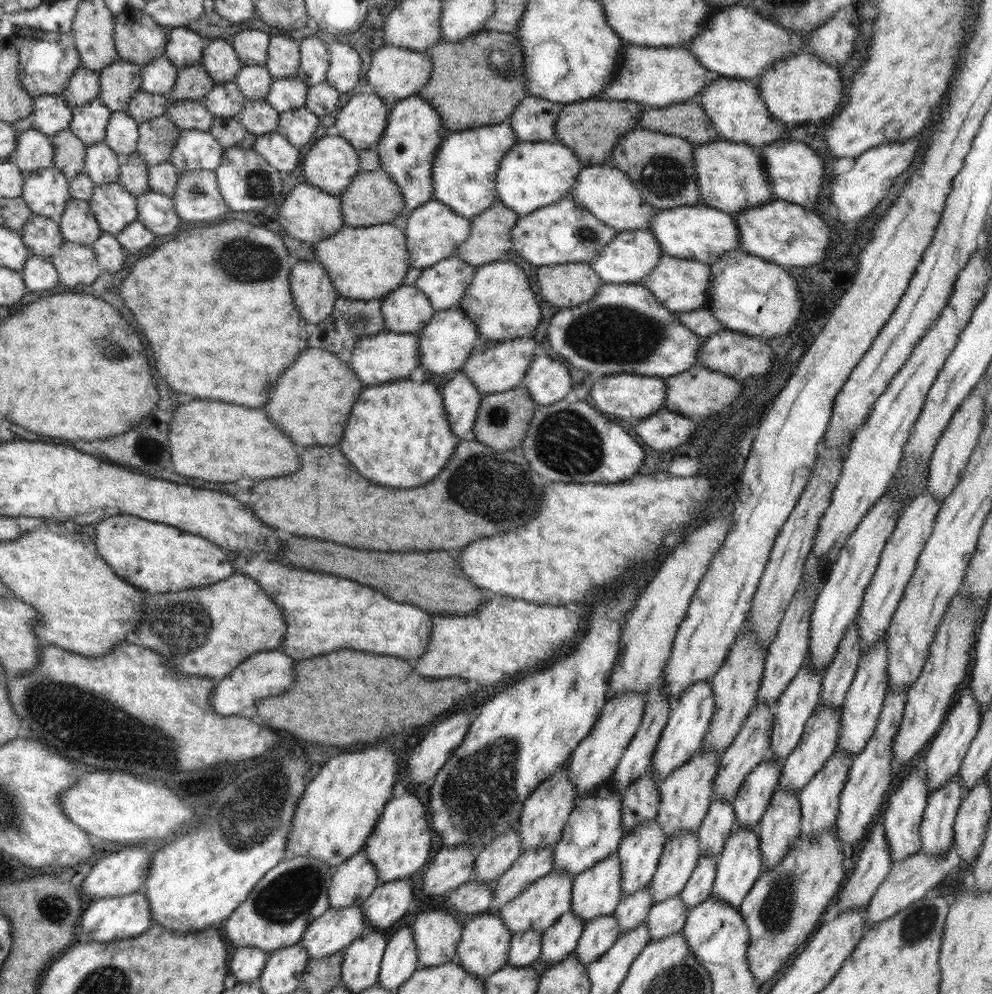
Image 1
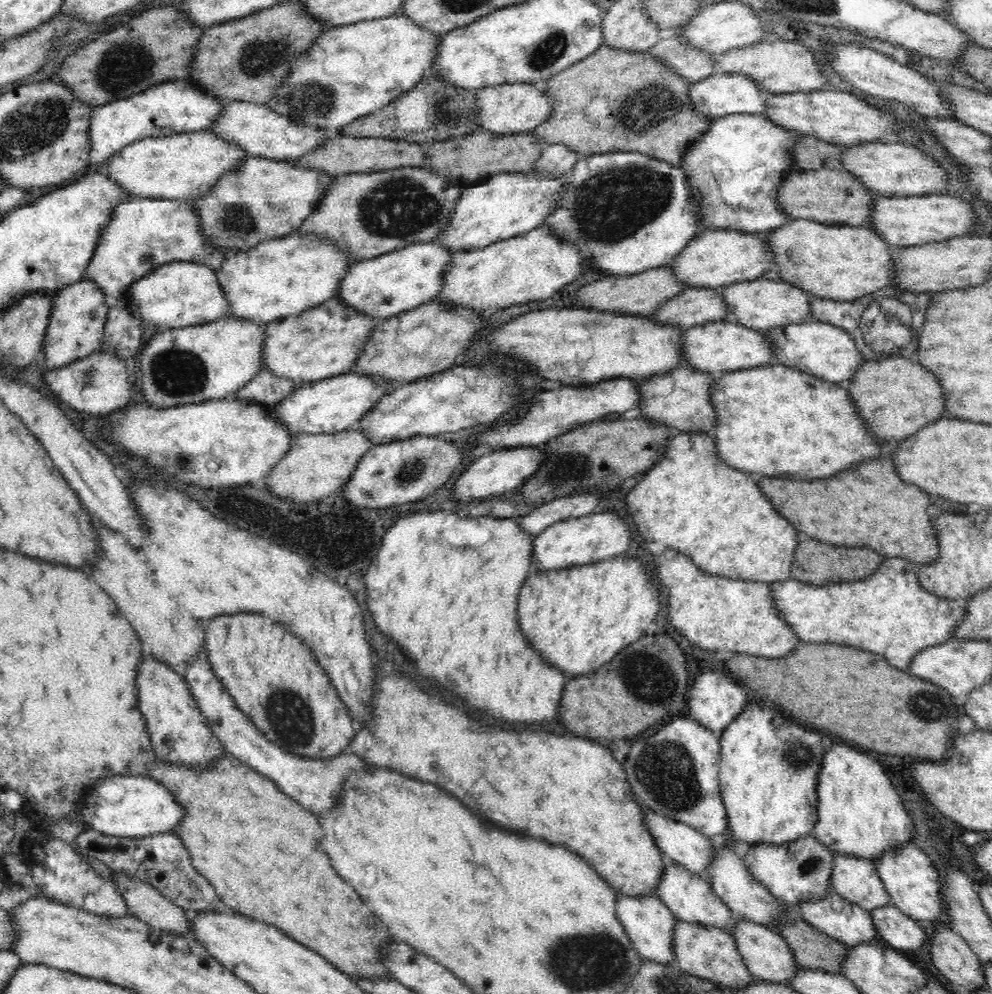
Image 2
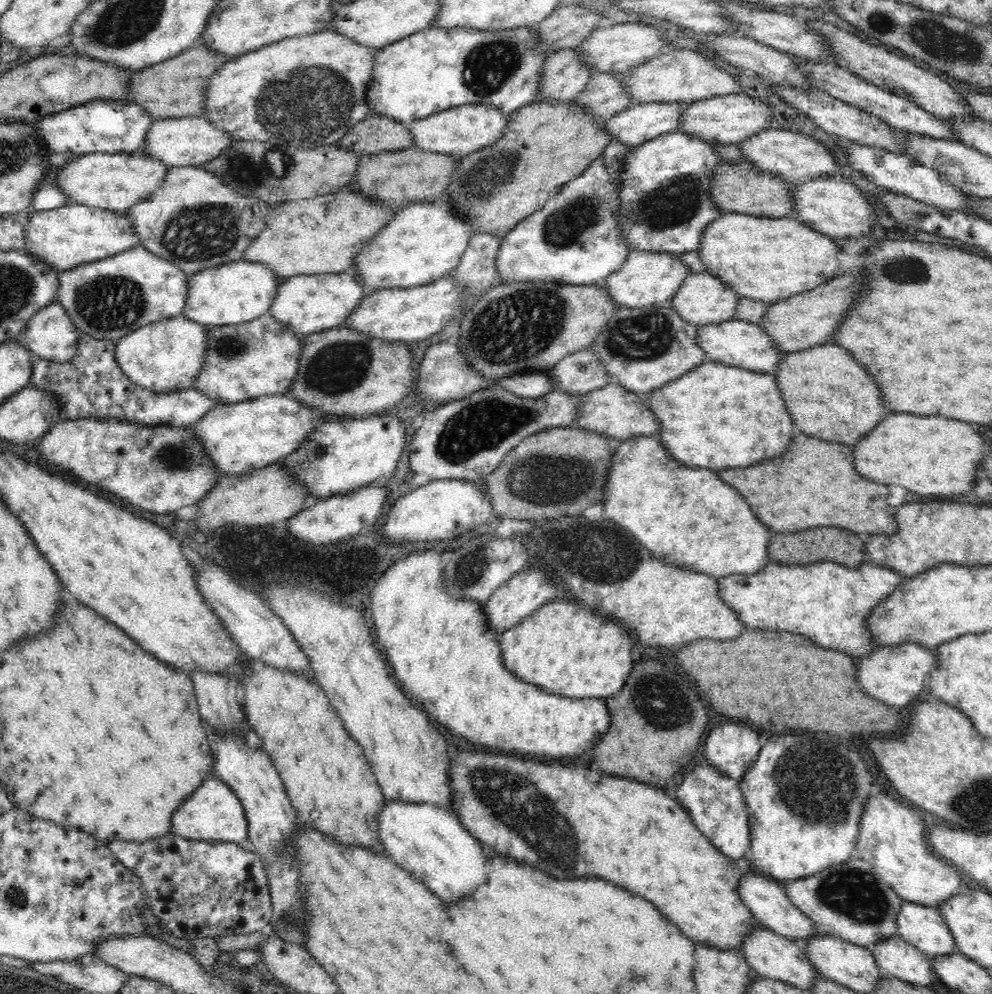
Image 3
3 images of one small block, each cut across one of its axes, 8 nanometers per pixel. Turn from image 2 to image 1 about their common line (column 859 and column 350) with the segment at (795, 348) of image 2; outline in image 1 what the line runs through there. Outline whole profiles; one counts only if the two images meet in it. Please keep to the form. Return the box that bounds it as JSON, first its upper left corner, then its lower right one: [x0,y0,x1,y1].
[347,331,420,387]

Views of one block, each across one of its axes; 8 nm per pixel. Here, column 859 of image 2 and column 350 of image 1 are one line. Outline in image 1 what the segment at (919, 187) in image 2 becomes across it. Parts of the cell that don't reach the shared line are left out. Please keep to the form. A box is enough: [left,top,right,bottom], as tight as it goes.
[302,136,360,196]

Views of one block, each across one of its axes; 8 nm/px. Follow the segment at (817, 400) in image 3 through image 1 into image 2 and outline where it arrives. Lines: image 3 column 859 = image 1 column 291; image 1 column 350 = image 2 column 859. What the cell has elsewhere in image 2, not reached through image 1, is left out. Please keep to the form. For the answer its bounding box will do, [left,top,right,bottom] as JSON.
[846,354,946,442]

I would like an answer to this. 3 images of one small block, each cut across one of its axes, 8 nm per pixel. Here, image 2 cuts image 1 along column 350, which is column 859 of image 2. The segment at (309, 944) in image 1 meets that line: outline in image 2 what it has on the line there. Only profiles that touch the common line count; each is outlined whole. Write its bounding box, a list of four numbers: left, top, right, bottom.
[799,892,877,947]

